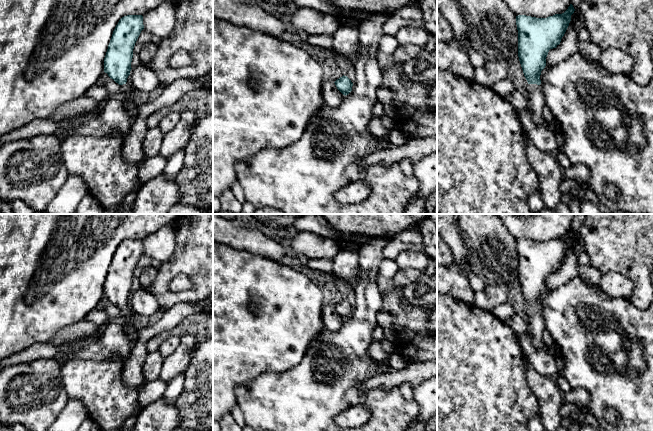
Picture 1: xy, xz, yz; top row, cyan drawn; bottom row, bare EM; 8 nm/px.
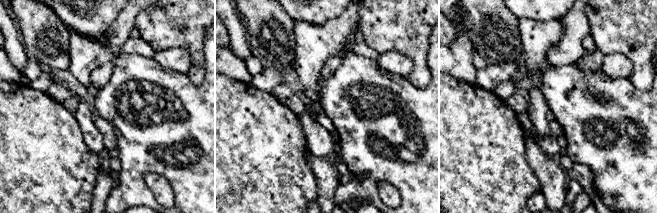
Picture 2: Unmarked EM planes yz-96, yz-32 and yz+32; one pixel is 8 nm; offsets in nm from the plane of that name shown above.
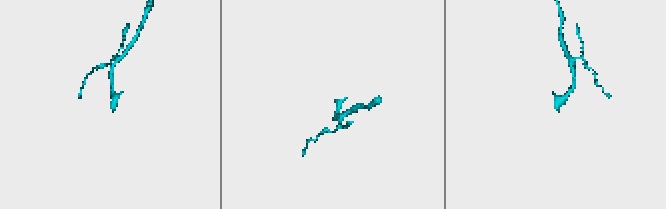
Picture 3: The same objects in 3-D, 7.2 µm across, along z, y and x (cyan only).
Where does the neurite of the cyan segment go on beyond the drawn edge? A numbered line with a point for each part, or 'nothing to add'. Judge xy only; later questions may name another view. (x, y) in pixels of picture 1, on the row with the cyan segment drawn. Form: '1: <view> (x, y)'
1: xy (130, 106)

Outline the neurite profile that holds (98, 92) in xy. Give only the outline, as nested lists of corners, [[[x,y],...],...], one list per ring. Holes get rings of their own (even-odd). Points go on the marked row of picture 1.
[[[95,84],[87,90],[85,95],[95,100],[102,100],[108,98],[108,91],[104,85]]]

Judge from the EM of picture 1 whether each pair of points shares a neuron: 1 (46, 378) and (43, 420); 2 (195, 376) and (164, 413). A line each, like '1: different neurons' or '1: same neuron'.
1: same neuron
2: different neurons

